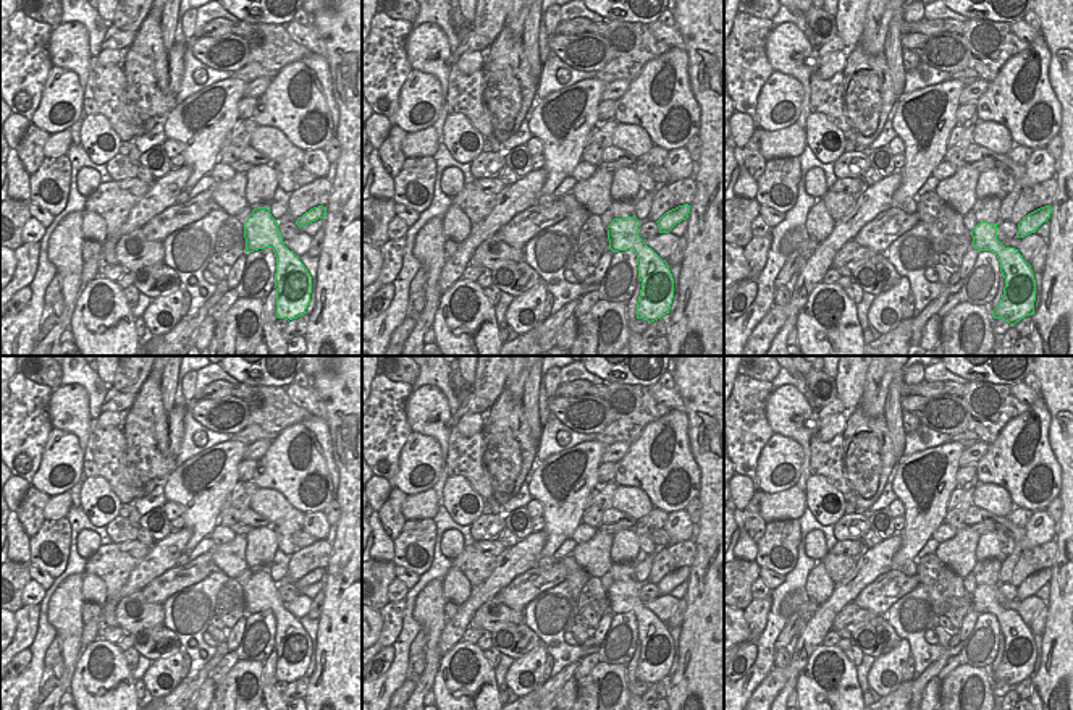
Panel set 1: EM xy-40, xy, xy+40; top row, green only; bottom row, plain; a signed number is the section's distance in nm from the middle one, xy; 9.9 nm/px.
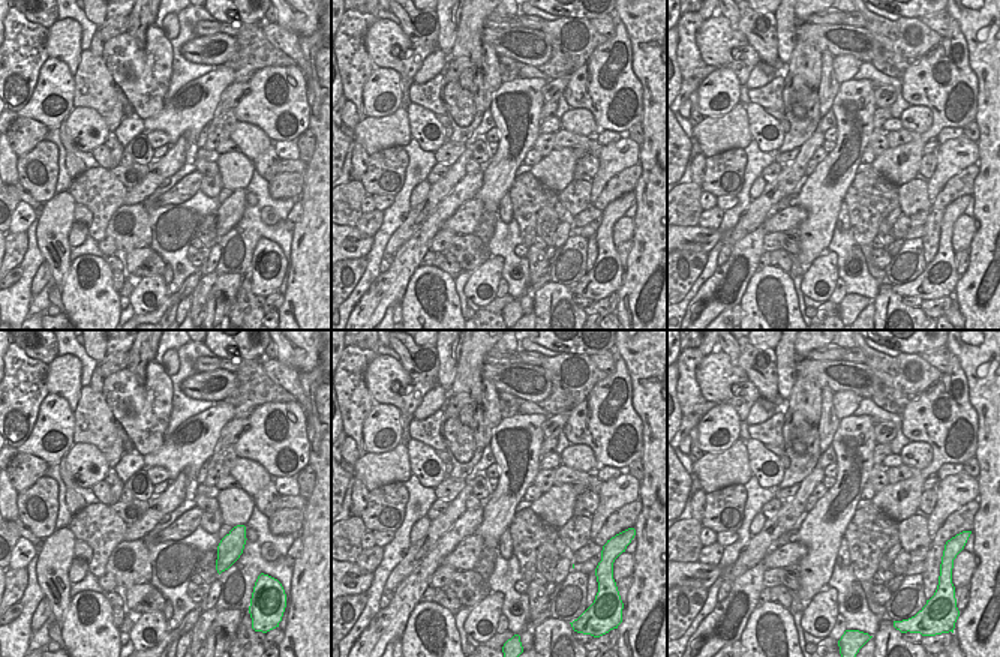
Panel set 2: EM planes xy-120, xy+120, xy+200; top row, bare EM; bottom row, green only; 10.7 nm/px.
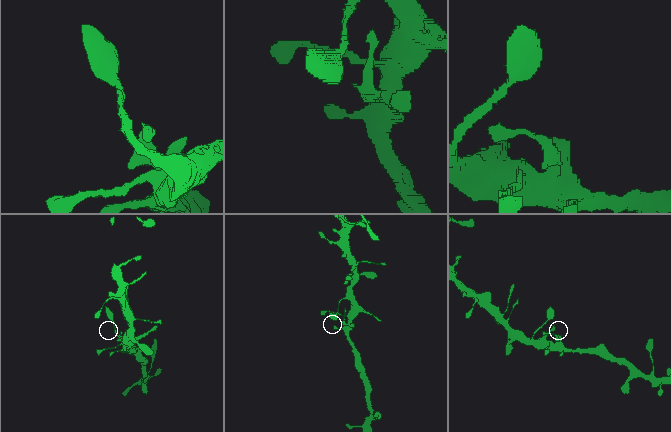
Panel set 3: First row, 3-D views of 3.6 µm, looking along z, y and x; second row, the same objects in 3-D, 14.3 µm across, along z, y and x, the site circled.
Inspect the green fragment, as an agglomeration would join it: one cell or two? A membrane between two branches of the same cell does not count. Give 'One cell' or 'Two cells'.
One cell

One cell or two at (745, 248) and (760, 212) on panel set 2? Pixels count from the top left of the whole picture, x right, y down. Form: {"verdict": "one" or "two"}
{"verdict": "two"}

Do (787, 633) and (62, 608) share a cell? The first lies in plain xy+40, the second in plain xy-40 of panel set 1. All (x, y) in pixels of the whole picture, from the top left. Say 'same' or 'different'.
different

